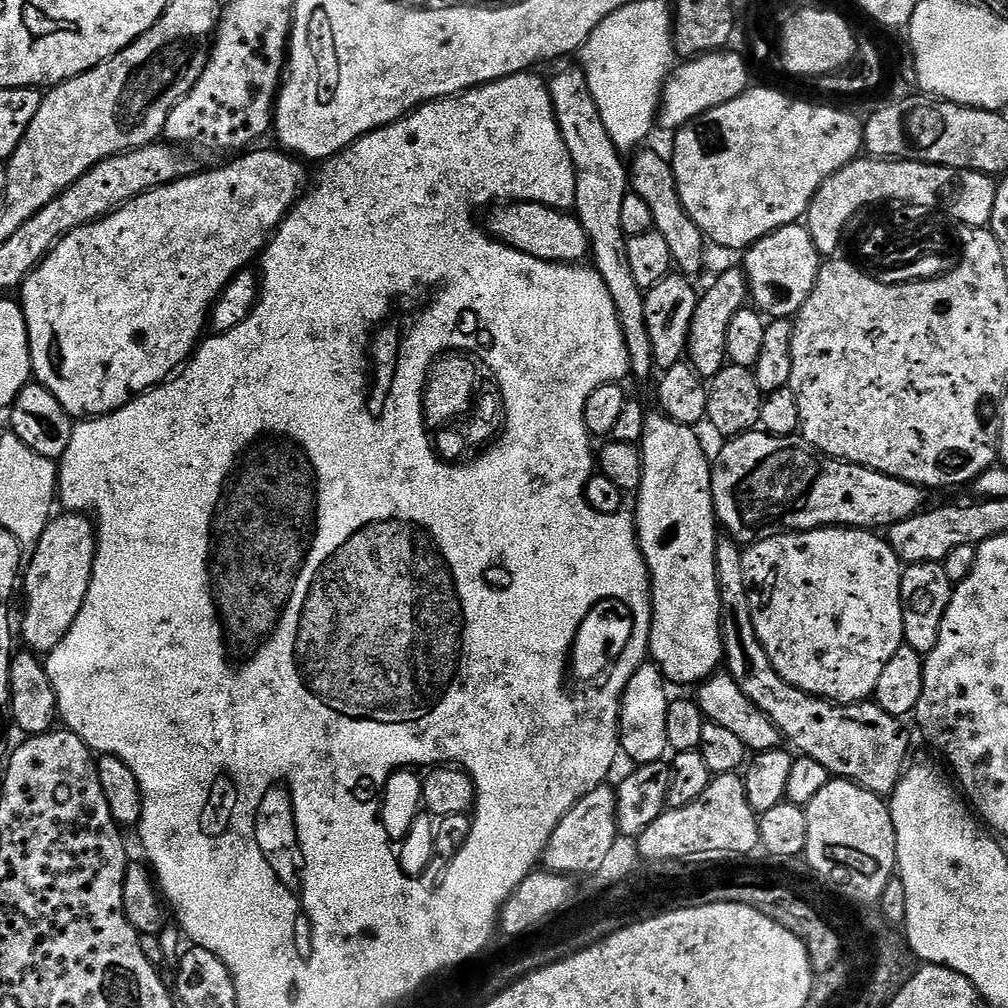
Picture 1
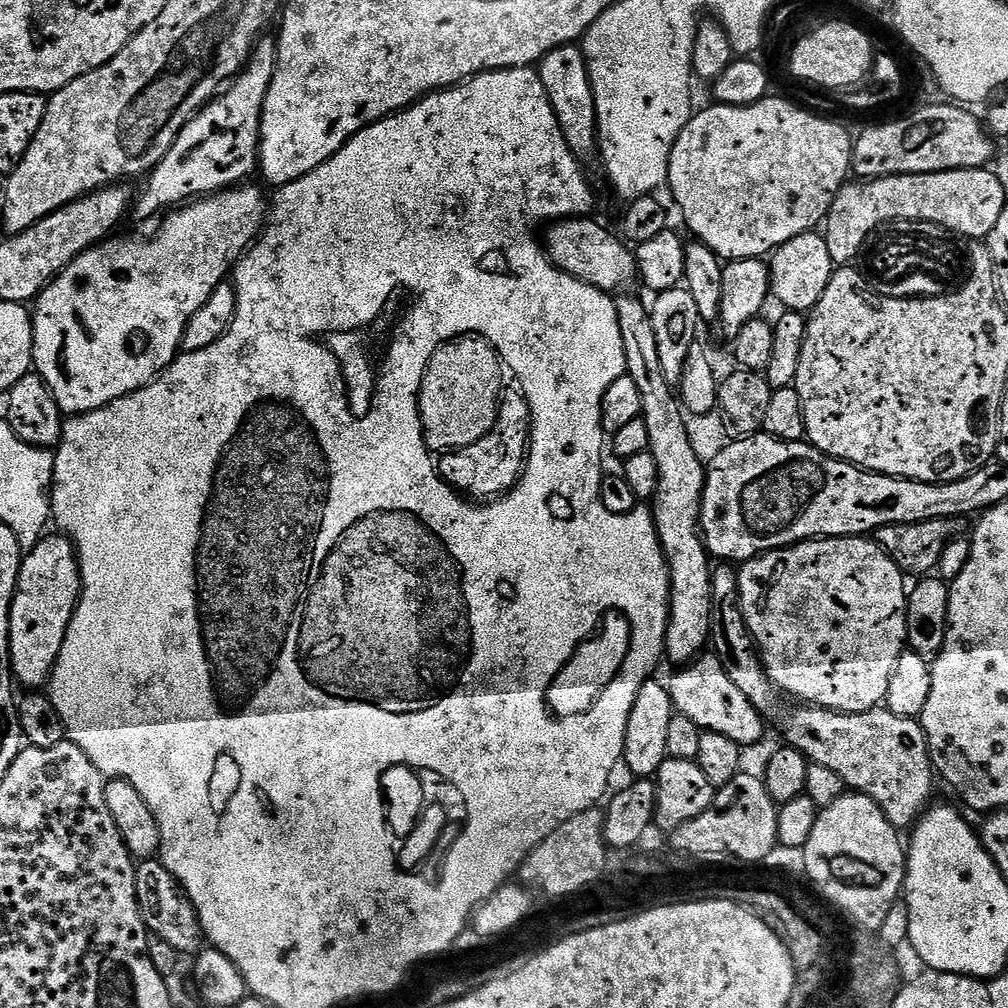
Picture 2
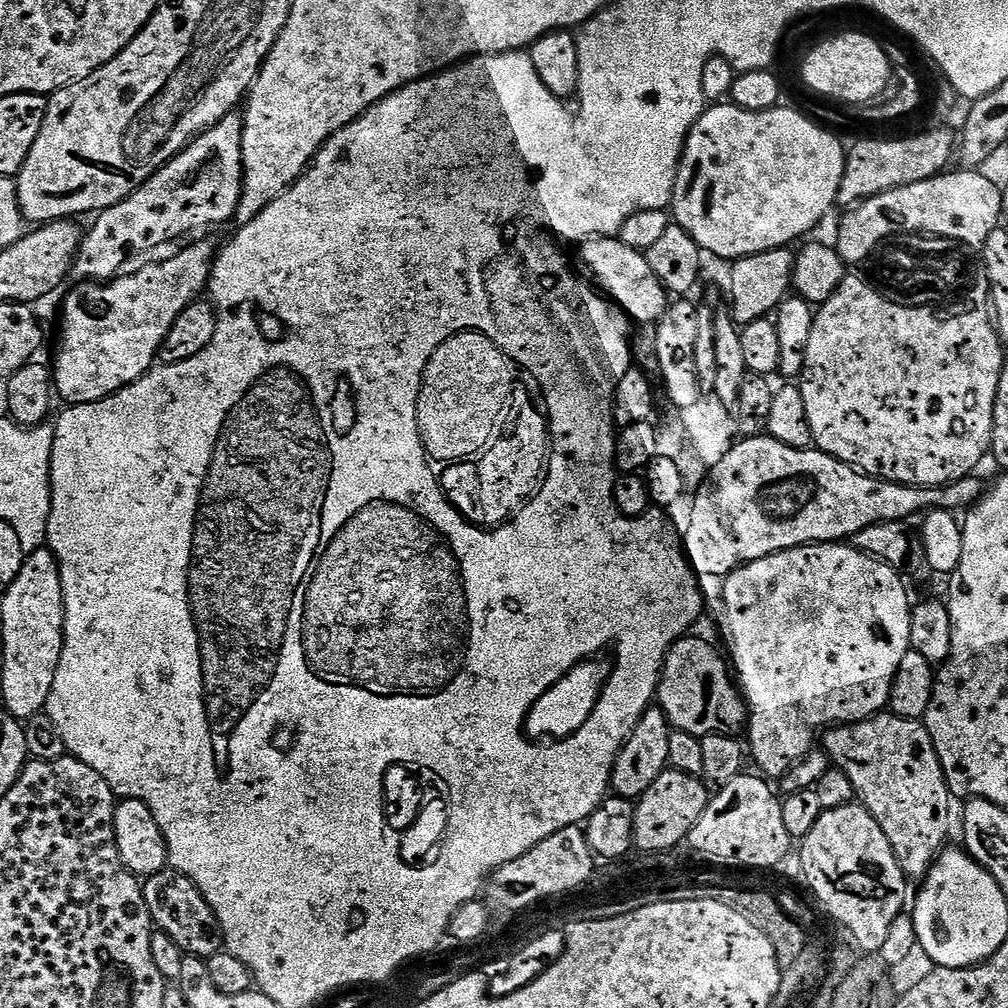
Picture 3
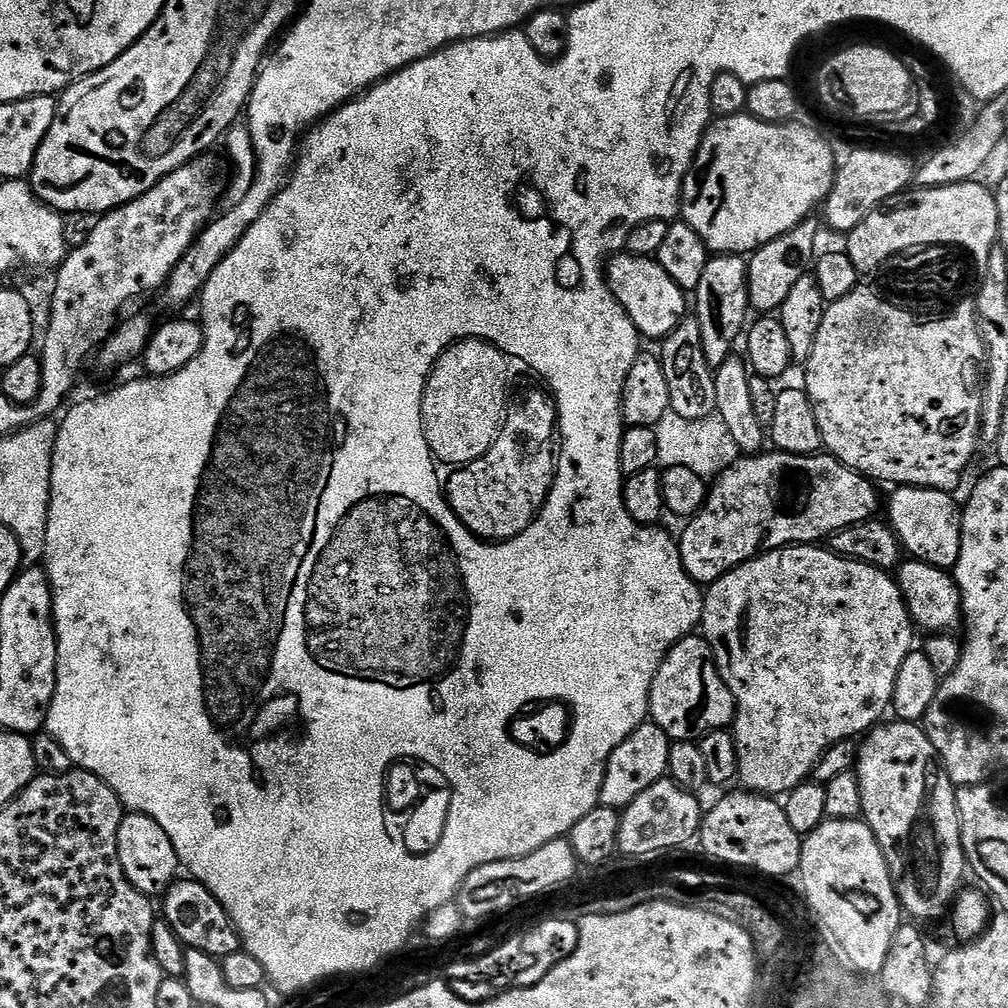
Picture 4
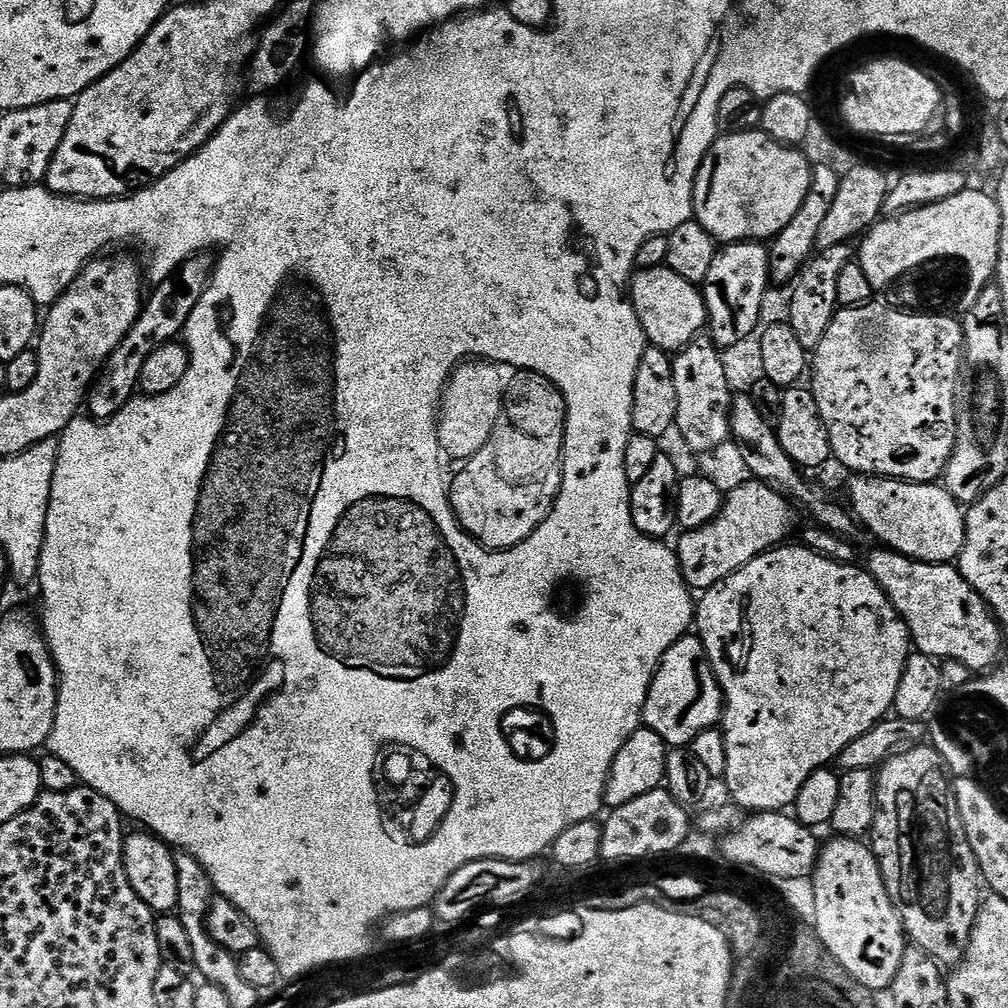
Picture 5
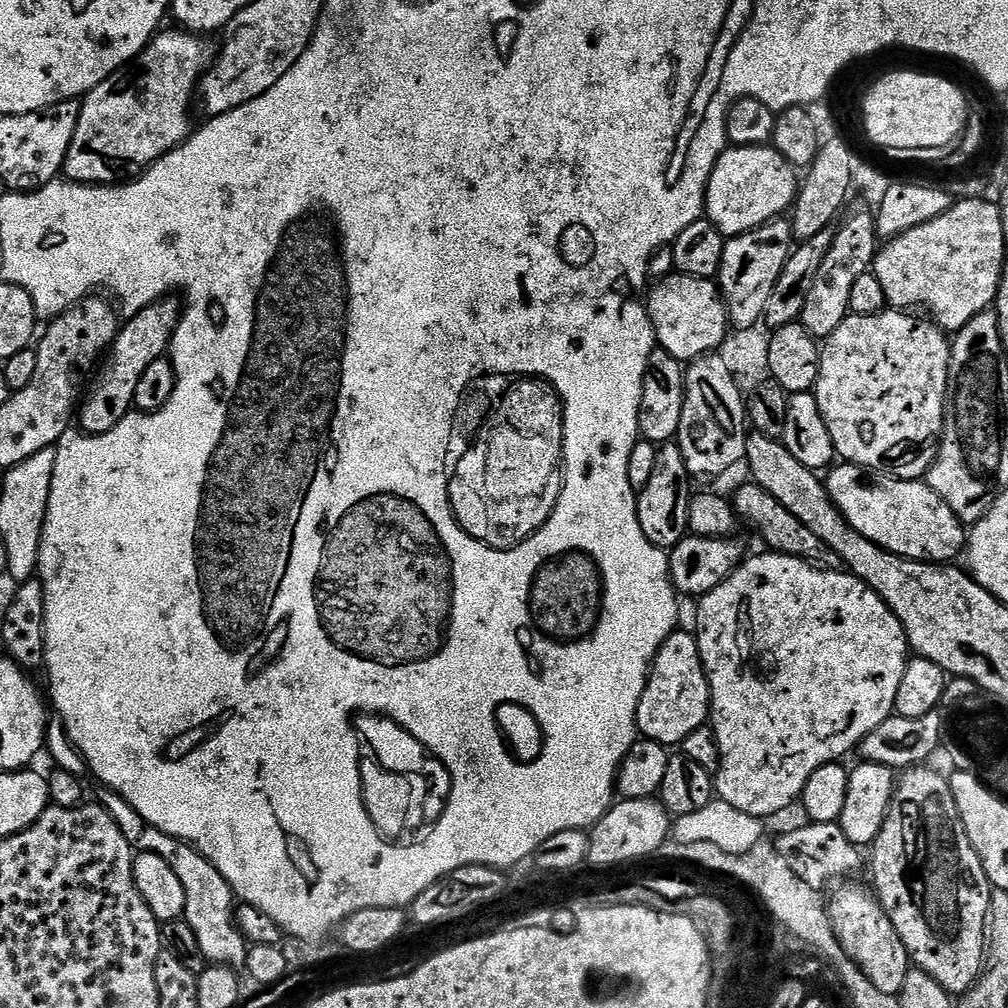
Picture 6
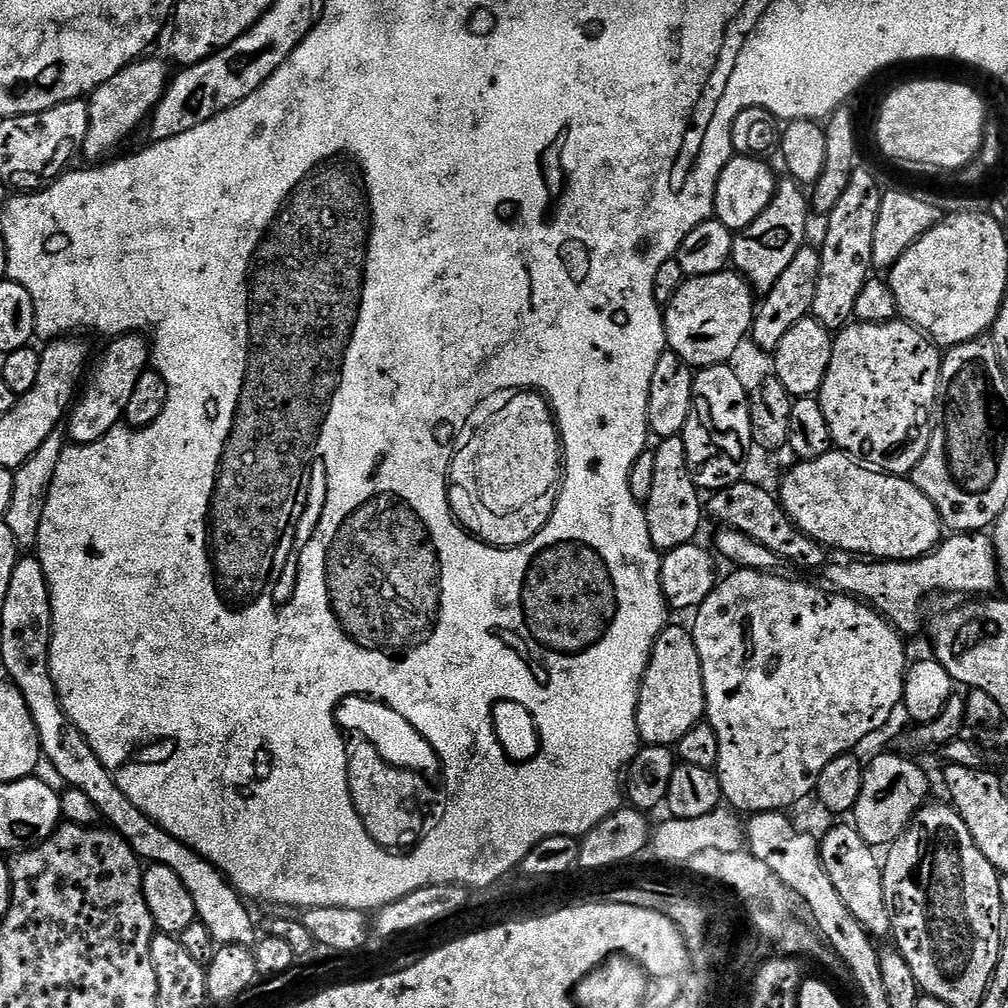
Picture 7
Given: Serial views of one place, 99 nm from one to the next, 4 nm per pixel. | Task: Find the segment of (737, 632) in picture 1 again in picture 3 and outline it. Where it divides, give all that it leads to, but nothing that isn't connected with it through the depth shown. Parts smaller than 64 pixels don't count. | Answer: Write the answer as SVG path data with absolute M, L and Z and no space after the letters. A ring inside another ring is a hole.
M877 714L857 724L833 726L823 736L823 752L850 778L856 800L882 826L905 877L927 876L933 860L949 843L948 815L953 803L928 729L918 720Z

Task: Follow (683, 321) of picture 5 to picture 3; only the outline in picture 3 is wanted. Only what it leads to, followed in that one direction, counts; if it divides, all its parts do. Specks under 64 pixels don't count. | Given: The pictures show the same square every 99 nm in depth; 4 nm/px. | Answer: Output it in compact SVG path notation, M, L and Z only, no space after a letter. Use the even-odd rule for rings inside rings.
M593 236L590 240L583 240L578 245L575 263L580 263L579 271L607 299L611 300L629 321L640 323L640 326L652 326L664 317L670 303L670 294L654 278L654 270L650 270L650 262L647 255L622 242L615 236ZM584 272L585 273L584 273ZM588 276L589 277L588 277ZM649 324L649 325L648 325Z

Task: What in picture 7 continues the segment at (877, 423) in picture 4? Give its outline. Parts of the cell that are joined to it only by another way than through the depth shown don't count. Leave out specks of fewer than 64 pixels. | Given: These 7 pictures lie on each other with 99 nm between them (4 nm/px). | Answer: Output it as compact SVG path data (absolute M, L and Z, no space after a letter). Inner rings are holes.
M897 318L889 324L853 322L835 333L832 357L818 399L833 445L839 451L889 476L907 477L922 462L934 427L934 409L940 390L942 352L913 324Z

